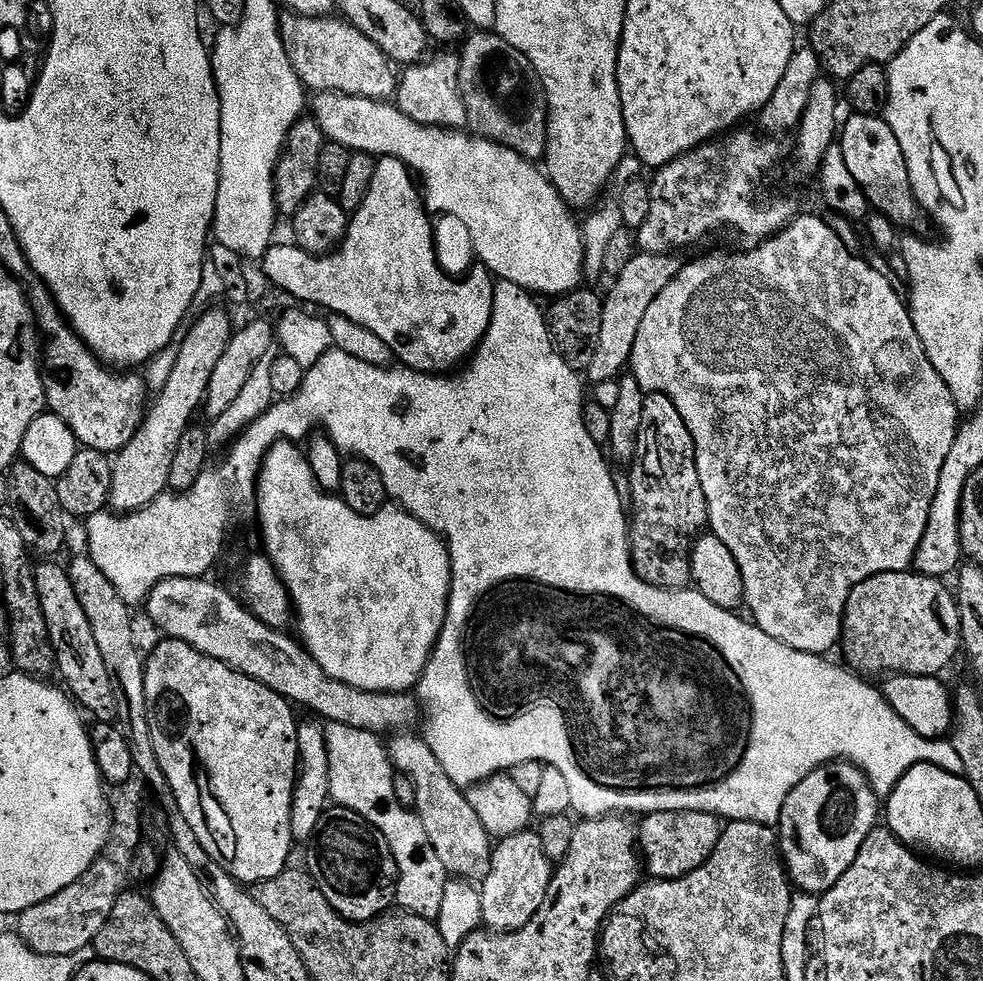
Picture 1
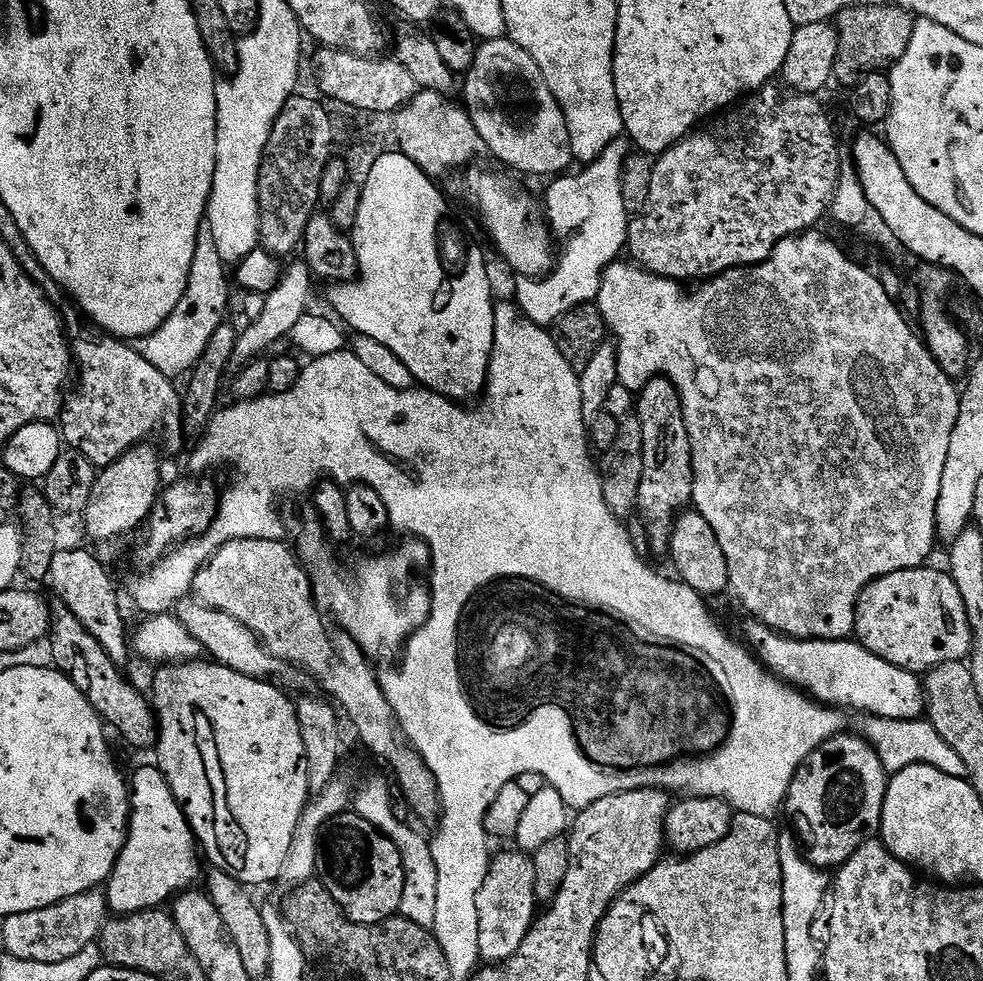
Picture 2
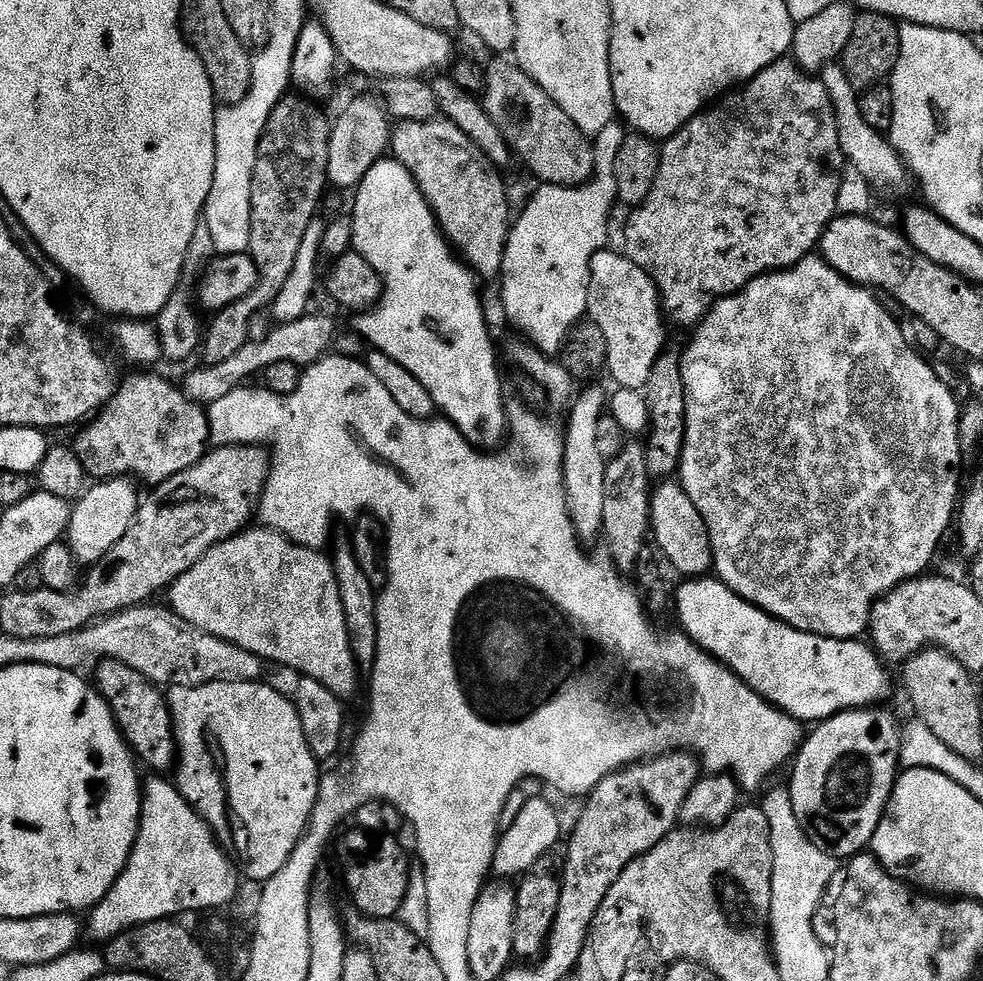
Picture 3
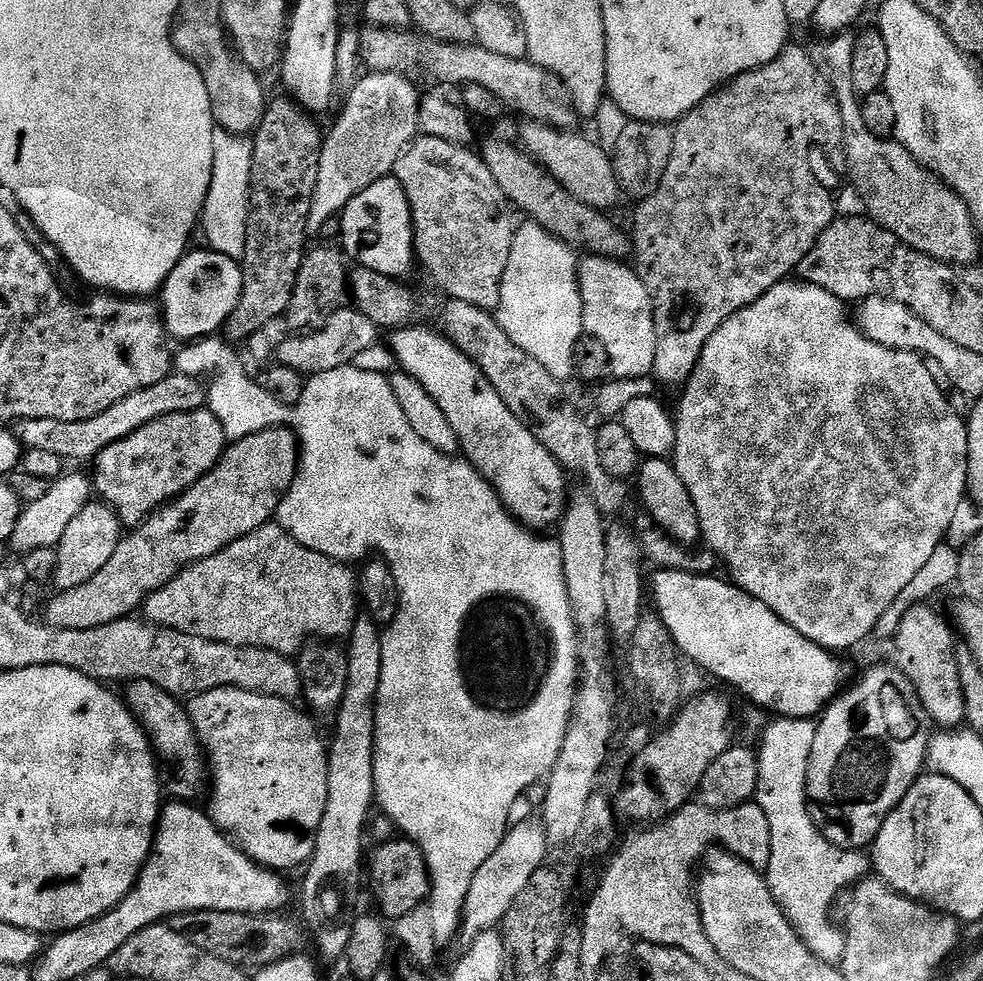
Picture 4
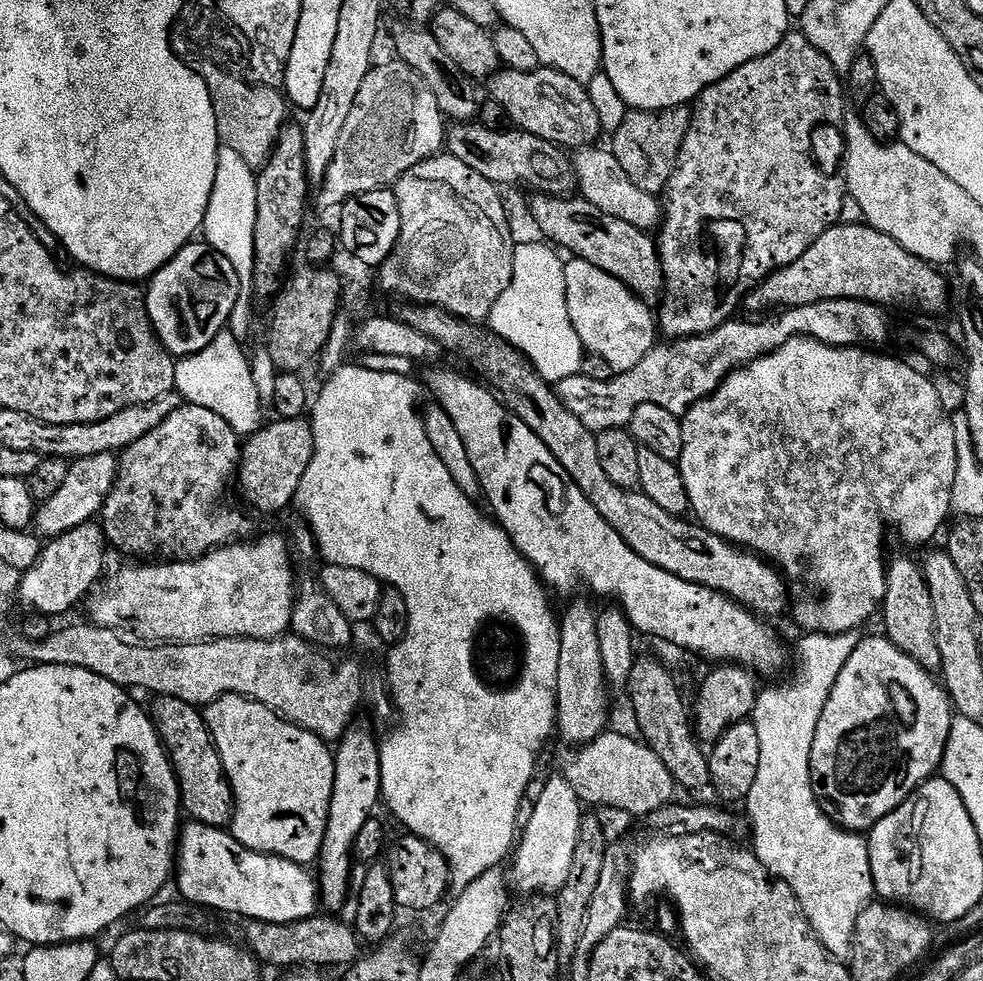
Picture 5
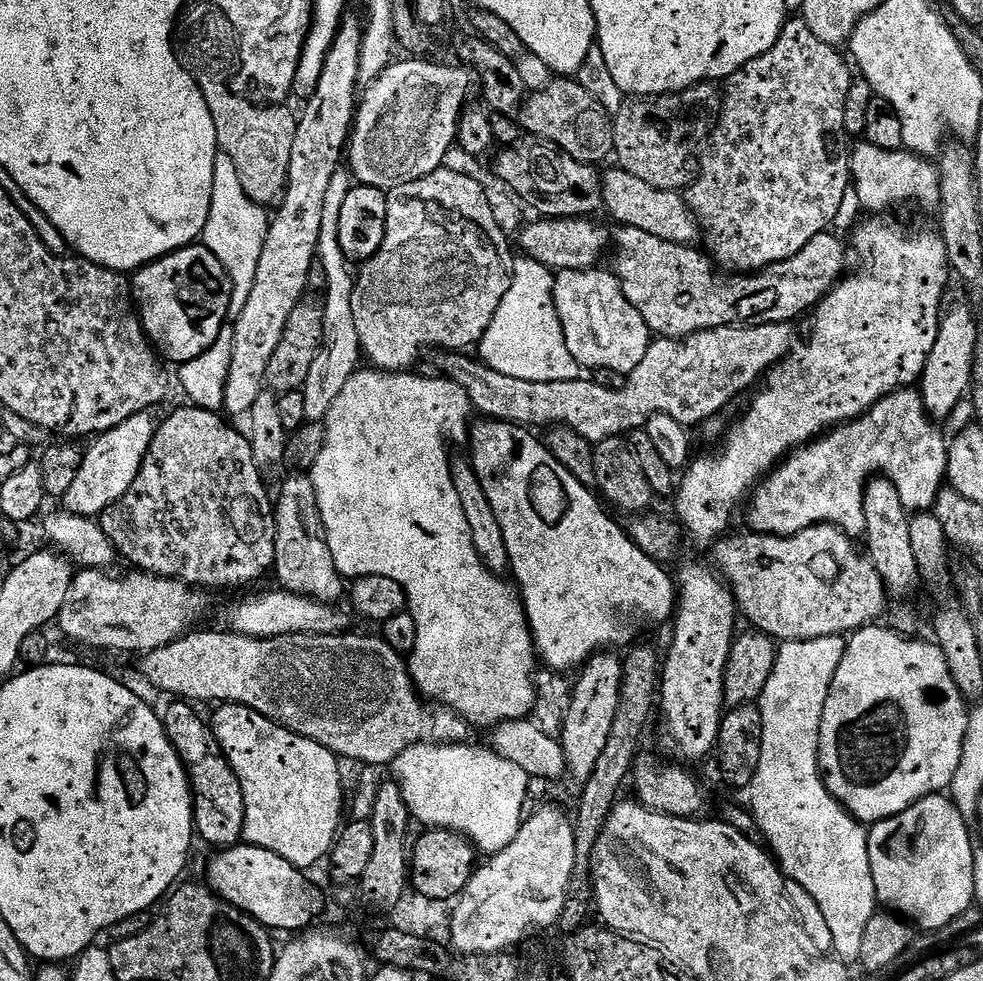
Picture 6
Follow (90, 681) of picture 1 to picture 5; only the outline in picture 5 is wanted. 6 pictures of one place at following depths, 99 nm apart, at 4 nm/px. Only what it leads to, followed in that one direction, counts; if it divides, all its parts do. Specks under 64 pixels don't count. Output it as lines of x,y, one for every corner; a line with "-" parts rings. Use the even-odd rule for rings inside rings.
156,696
153,701
150,715
172,761
172,769
176,771
183,811
187,815
189,812
195,823
227,829
232,823
236,803
228,777
224,775
220,751
206,726
203,711
197,705
173,696

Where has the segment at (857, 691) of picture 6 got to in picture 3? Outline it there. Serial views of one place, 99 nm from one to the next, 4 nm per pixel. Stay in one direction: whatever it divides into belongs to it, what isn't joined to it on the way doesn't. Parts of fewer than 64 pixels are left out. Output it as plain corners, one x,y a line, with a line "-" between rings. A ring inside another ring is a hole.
880,706
855,708
840,712
828,720
817,723
805,735
794,759
791,761
792,781
786,784
794,802
794,814
804,833
826,854
837,858
859,856
871,845
879,822
887,809
888,799
897,787
896,768
901,767
901,725

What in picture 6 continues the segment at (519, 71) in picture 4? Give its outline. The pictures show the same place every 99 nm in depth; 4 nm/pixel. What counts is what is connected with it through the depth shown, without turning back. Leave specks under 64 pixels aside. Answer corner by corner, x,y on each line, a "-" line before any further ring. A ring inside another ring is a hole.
575,78
553,79
547,88
531,93
525,99
524,107
520,109
518,119
521,129
529,137
561,148
580,164
600,166
607,156
613,155
613,117
606,110
602,110
598,102
594,102
594,97
589,92
582,90

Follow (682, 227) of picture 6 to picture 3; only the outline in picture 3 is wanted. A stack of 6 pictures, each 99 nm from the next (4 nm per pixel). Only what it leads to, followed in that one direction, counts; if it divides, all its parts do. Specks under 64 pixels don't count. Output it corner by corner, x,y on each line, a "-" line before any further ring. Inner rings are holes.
504,58
493,60
496,61
486,68
482,103
494,126
502,130
513,157
521,160
537,176
537,181
545,184
578,188
587,183
596,171
593,141
566,118
562,106
558,106
538,82
529,78
519,64
507,64

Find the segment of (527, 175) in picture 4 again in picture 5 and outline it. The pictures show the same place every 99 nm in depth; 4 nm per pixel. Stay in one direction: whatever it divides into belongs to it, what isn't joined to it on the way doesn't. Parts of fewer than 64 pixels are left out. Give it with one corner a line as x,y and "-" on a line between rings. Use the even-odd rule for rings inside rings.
533,195
532,220
541,232
545,241
551,242
557,249
571,254
577,260
590,262
590,266
598,266
598,270
606,270
618,282
622,282
645,302
659,301
664,290
664,275
660,269
660,253
656,251
656,240
638,226
630,226
630,222
622,222
619,218
610,218
610,214
602,214
598,206
586,202
582,198
557,198
554,196

